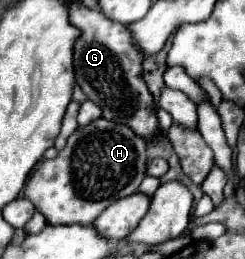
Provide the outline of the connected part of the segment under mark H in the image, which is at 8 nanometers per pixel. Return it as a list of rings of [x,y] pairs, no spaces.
[[[96,119],[86,127],[78,127],[66,141],[66,147],[58,153],[56,159],[44,159],[40,161],[34,171],[30,173],[26,187],[24,187],[24,197],[30,199],[40,211],[50,225],[92,225],[94,219],[114,201],[120,197],[128,197],[128,193],[136,193],[138,185],[142,183],[146,175],[146,141],[138,137],[130,127],[118,125],[106,119]]]

